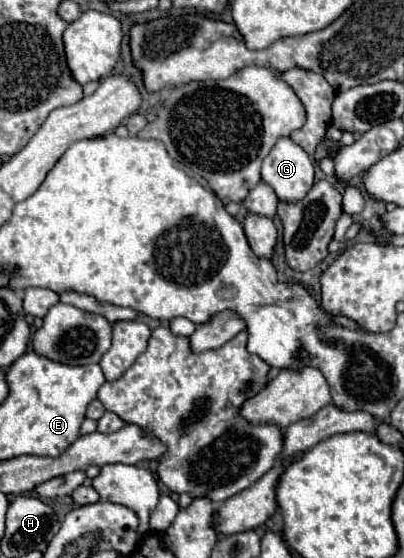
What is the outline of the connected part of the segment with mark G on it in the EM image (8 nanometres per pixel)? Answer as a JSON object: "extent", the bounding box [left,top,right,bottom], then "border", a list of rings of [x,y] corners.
{"extent":[262,138,314,202],"border":[[[280,138],[262,162],[262,180],[276,192],[280,202],[300,202],[314,184],[310,156],[290,138]]]}

